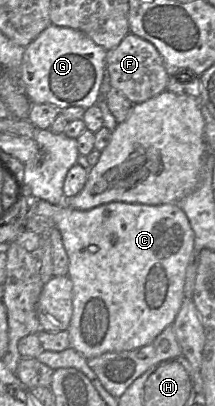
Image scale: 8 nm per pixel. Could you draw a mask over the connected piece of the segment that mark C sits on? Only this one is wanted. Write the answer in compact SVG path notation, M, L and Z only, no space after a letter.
M31 198L30 206L28 214L35 214L35 215L43 215L50 218L55 227L57 227L62 235L63 244L66 249L68 258L69 258L69 271L68 276L71 278L73 282L73 315L70 321L70 325L68 327L68 332L70 335L70 343L71 347L73 347L76 351L82 354L86 358L92 358L96 356L100 356L107 352L119 352L119 351L132 351L134 349L140 348L148 343L150 343L154 338L162 332L164 328L171 325L174 322L174 319L180 309L182 301L184 299L184 282L185 282L185 275L186 275L186 268L189 263L190 257L194 251L194 233L190 226L189 220L183 210L179 207L177 203L166 203L160 205L148 205L148 204L140 204L140 203L127 203L127 202L110 202L106 204L99 205L97 207L87 209L87 210L80 210L75 209L72 207L67 207L62 204L52 204L48 201L45 201L40 198Z

